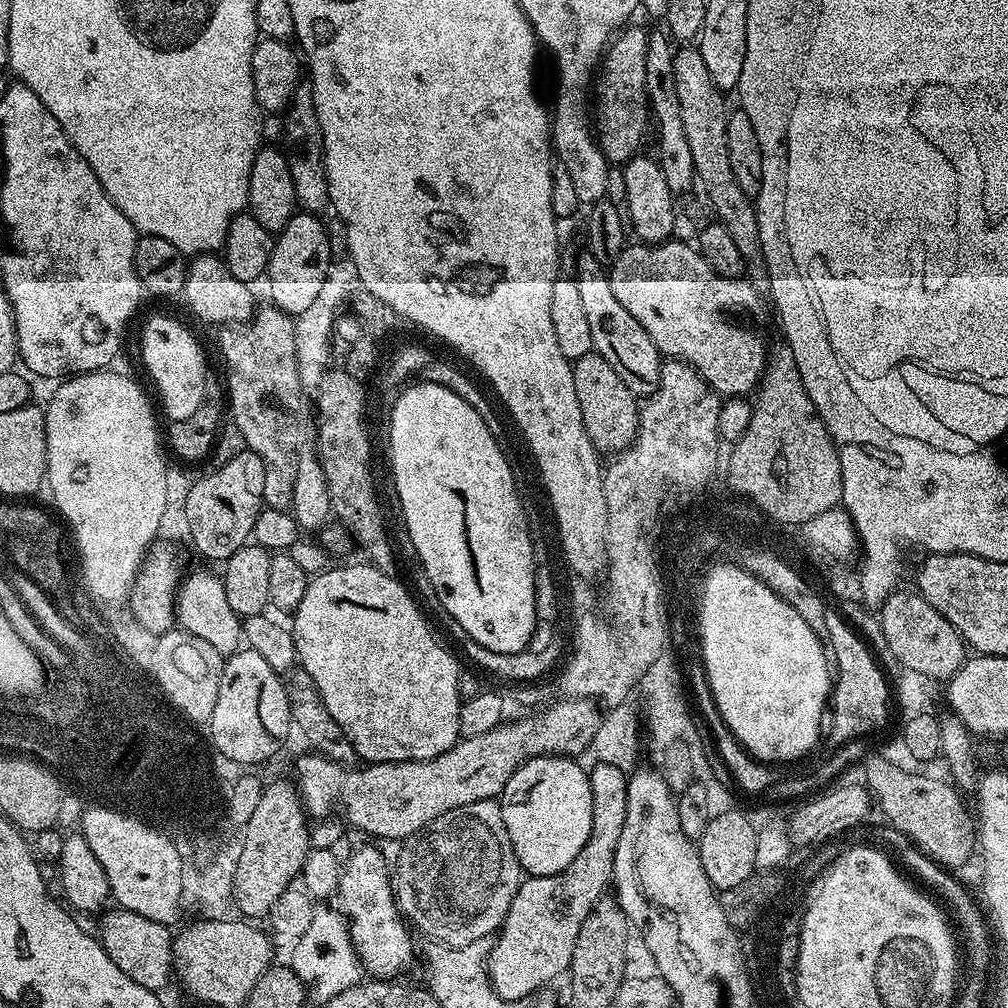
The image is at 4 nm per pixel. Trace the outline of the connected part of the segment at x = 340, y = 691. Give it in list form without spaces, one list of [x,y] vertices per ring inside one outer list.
[[[371,562],[364,564],[348,564],[345,568],[329,567],[319,575],[313,575],[306,586],[306,594],[302,594],[302,602],[294,610],[291,617],[290,631],[296,643],[296,658],[299,667],[313,679],[322,702],[325,703],[330,715],[338,722],[342,734],[349,739],[351,746],[357,752],[361,761],[368,764],[385,764],[386,762],[410,762],[411,760],[433,760],[438,754],[446,754],[461,739],[458,726],[461,699],[458,682],[462,671],[461,665],[456,665],[455,655],[451,651],[442,649],[434,642],[433,630],[422,613],[420,605],[413,599],[412,593],[404,584],[400,585],[396,576],[388,576],[378,570]]]

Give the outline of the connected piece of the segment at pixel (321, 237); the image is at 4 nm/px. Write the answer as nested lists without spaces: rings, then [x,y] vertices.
[[[297,211],[291,222],[275,237],[272,245],[272,257],[266,273],[267,299],[289,316],[298,317],[321,296],[322,284],[328,279],[328,267],[333,260],[324,220],[319,215]]]

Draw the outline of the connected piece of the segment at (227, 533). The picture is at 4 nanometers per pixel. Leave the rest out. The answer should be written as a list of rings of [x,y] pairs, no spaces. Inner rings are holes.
[[[240,450],[221,468],[205,474],[192,484],[184,500],[184,520],[192,535],[192,544],[208,560],[223,562],[252,540],[254,522],[265,507],[264,487],[266,470],[262,458],[247,450]]]

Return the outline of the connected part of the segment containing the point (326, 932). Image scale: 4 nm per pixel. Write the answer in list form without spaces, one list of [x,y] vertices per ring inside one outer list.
[[[317,907],[306,932],[295,941],[296,949],[292,952],[290,967],[303,982],[307,995],[317,1002],[334,998],[334,994],[342,994],[350,986],[361,983],[362,969],[360,955],[352,945],[352,935],[348,933],[348,922],[335,907]]]

